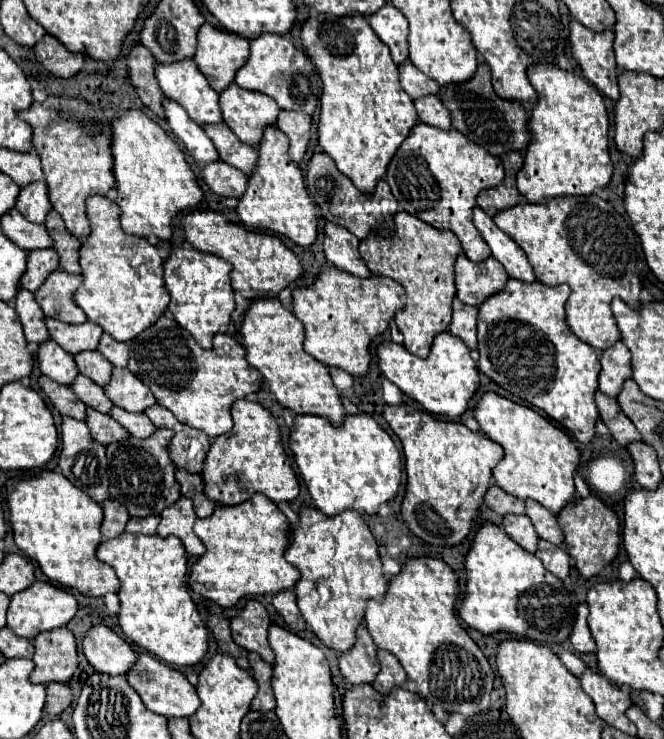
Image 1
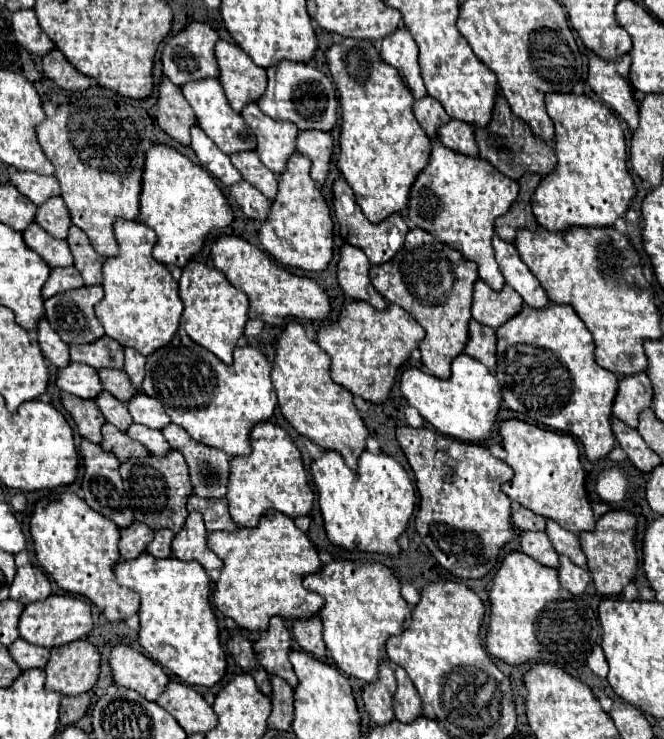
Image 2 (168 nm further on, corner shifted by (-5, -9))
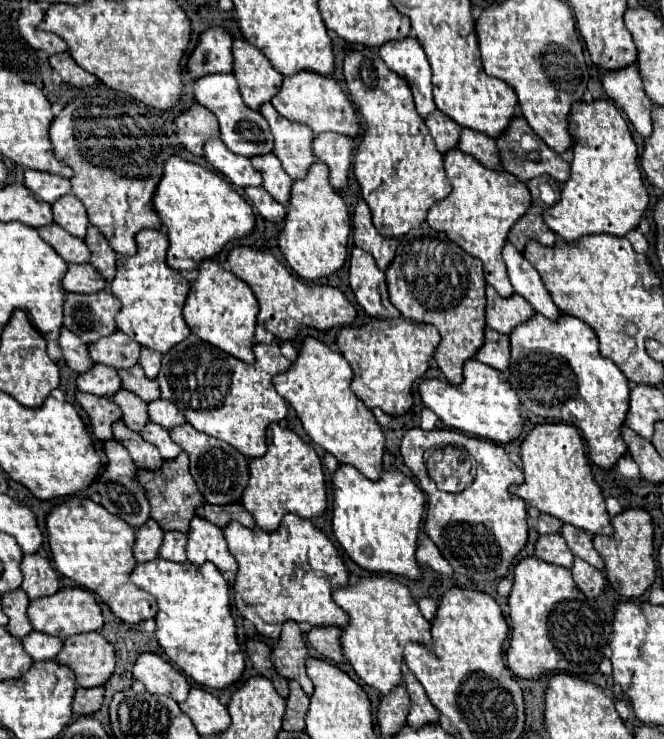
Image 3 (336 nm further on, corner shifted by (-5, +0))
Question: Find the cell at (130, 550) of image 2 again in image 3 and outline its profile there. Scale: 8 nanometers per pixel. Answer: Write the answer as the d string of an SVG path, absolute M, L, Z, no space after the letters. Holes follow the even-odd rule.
M149 519L141 529L137 529L137 541L133 547L137 563L147 563L159 557L159 547L163 541L163 529L157 525L157 521Z

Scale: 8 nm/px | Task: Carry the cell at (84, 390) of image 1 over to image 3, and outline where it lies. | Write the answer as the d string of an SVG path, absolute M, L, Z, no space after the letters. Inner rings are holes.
M121 389L119 393L115 393L113 401L121 407L123 421L125 421L125 425L129 425L129 429L139 433L149 423L147 403L141 401L141 397L137 397L135 393L129 393L129 391Z

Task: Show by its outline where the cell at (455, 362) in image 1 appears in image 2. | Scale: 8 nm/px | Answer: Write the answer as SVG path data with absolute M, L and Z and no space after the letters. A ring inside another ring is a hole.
M467 354L453 358L449 380L425 374L417 366L405 368L401 374L401 394L435 430L463 442L485 442L495 428L495 414L501 406L501 386L497 378Z

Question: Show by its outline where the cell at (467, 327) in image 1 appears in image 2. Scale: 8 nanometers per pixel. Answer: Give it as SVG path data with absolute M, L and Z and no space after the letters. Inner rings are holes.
M469 322L469 342L465 344L465 354L477 358L487 368L495 368L495 330L491 326L481 326L479 322Z

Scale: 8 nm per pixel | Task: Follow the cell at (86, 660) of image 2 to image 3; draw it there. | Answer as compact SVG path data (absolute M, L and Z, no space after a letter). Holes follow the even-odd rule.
M81 633L65 639L57 661L75 671L79 687L99 687L115 671L115 649L99 633Z

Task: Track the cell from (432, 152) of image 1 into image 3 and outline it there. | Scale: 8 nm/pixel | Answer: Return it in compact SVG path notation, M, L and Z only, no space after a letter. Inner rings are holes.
M453 149L445 155L445 171L453 185L453 193L447 199L437 201L429 209L427 223L435 231L447 233L447 237L455 241L463 251L481 259L487 283L493 285L501 297L513 295L501 249L509 237L511 227L517 223L517 219L521 219L527 213L531 205L527 185L517 181L517 177L513 177L507 171L485 169L477 159L461 153L459 149Z

